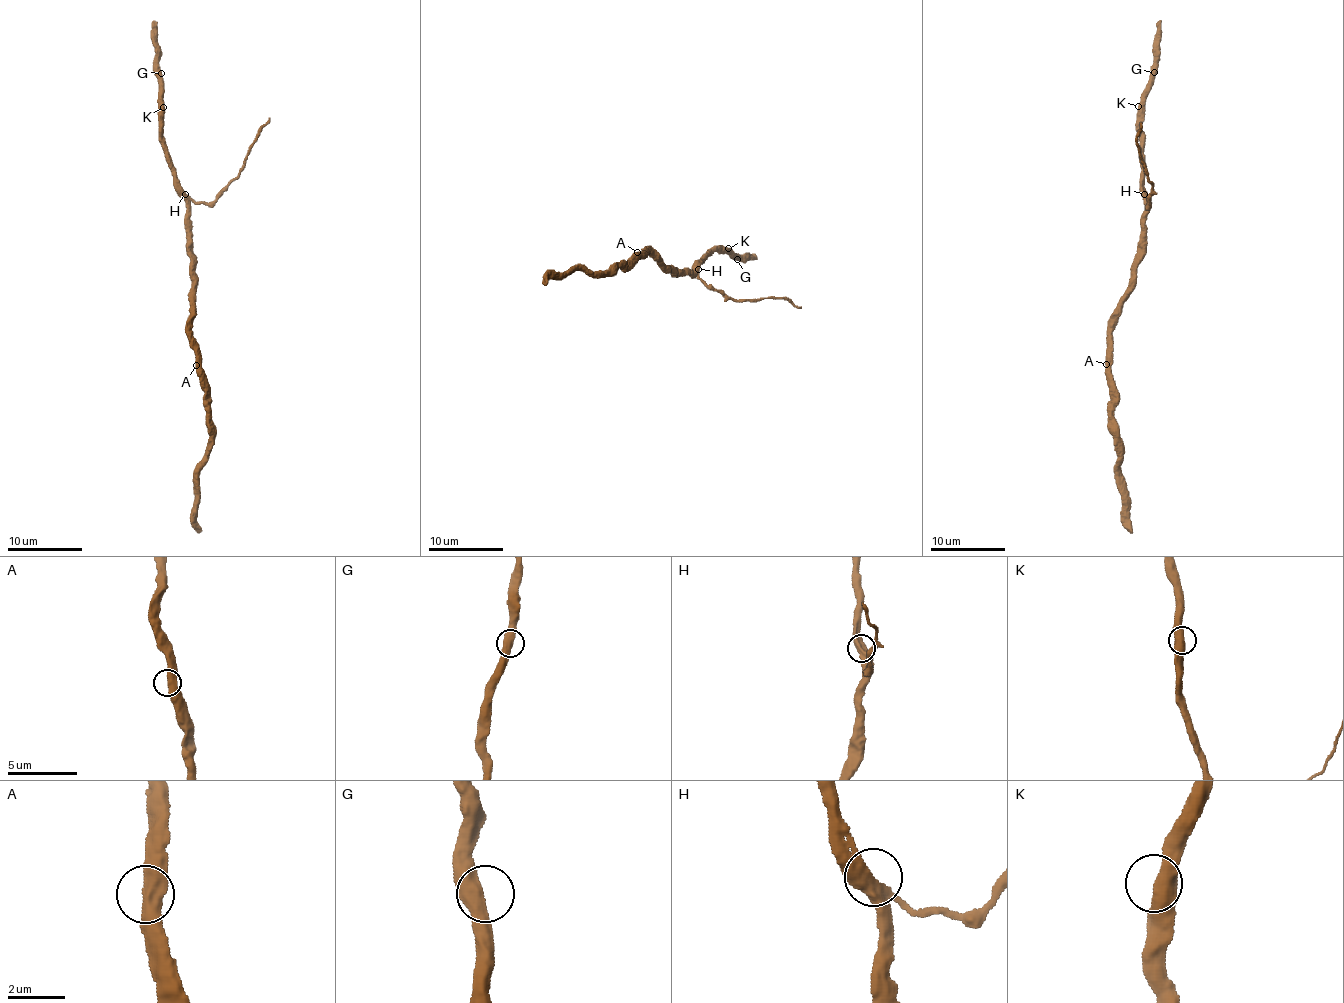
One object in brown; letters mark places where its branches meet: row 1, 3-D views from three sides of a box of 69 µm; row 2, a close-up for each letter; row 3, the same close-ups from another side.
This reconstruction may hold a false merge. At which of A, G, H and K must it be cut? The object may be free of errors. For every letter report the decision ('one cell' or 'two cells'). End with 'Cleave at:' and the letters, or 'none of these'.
A: one cell
G: one cell
H: one cell
K: one cell
Cleave at: none of these

